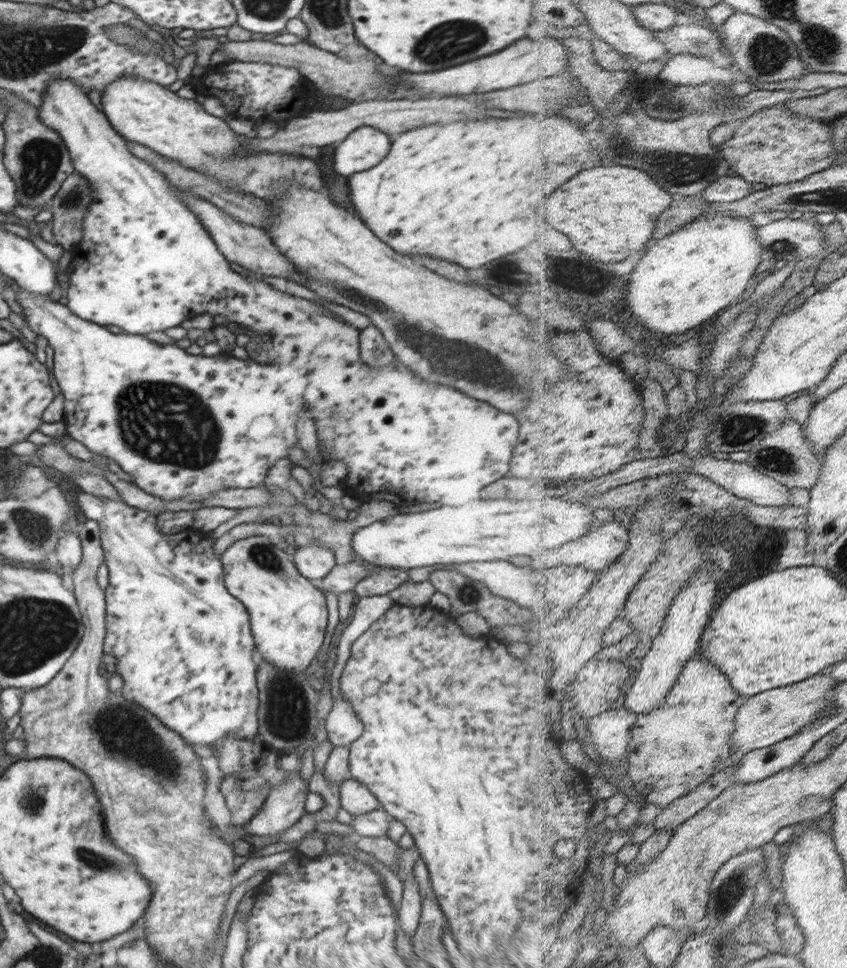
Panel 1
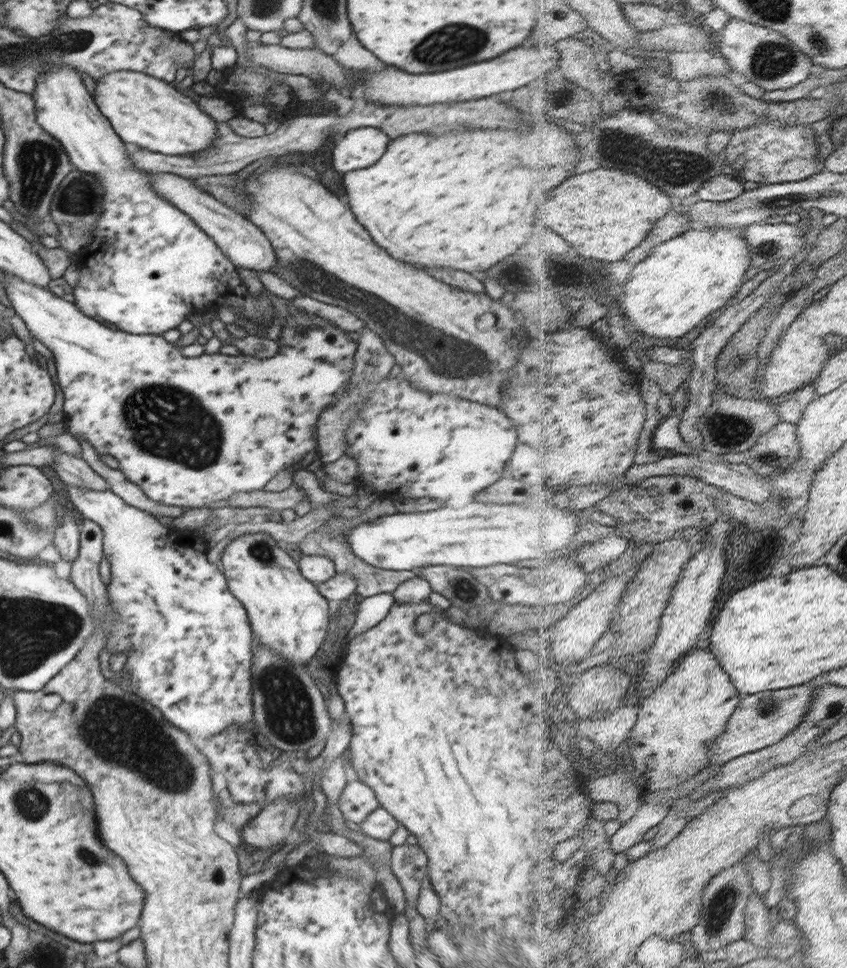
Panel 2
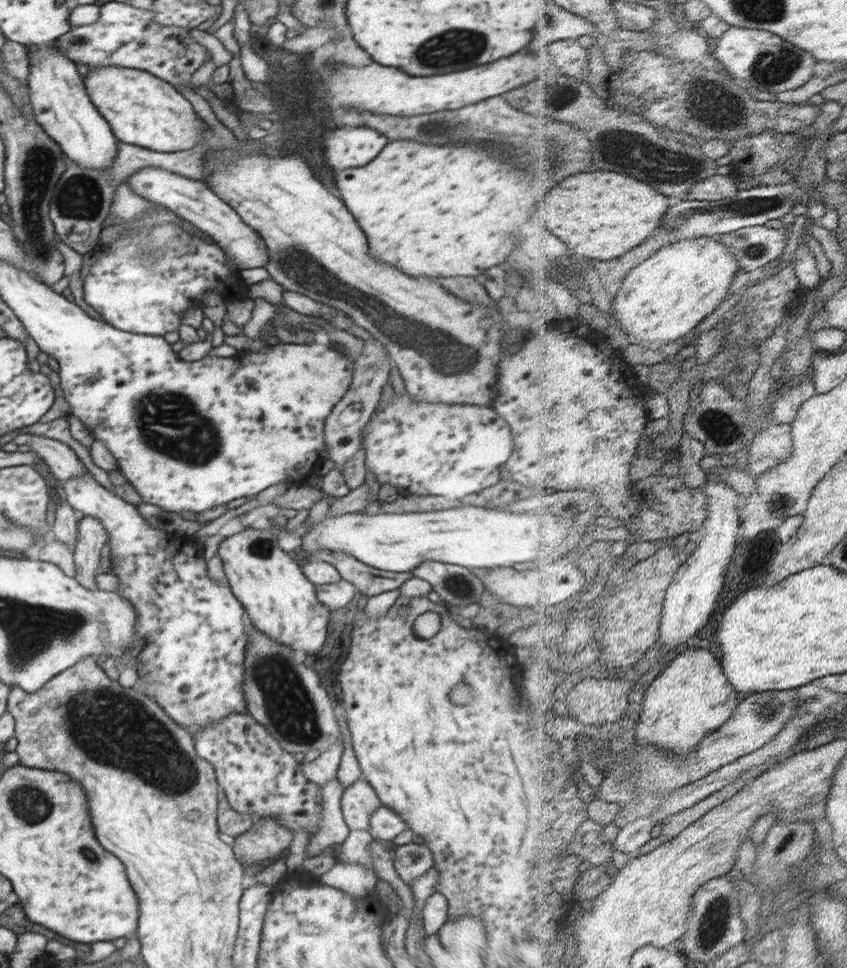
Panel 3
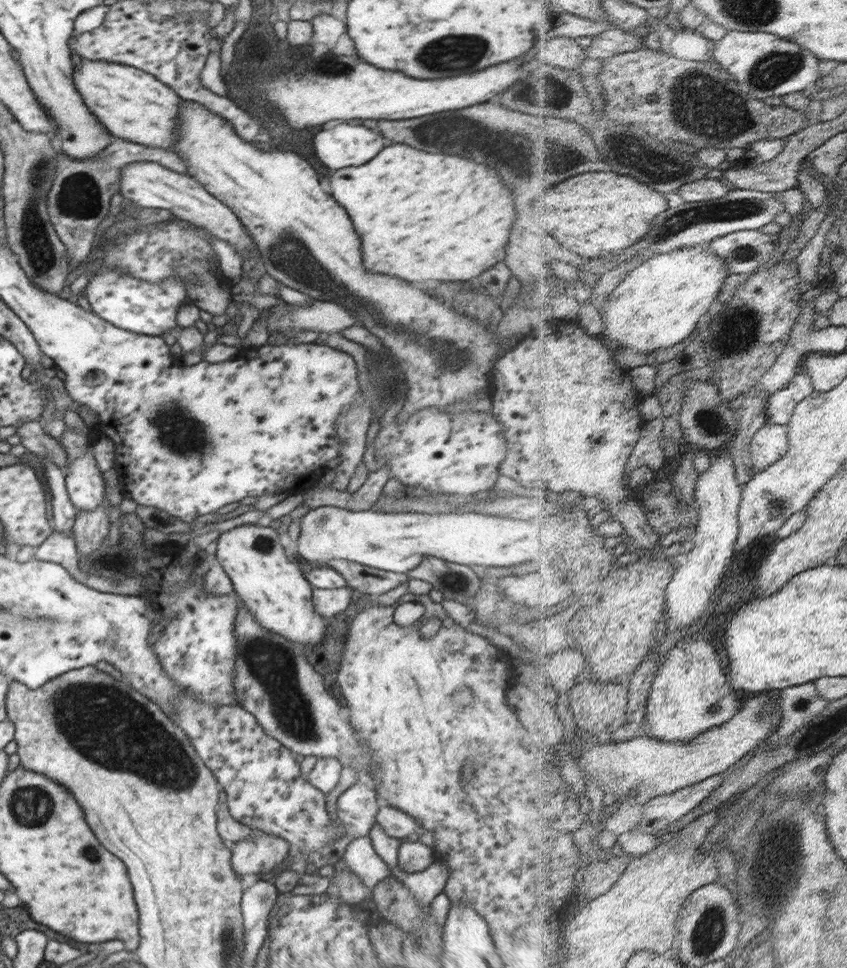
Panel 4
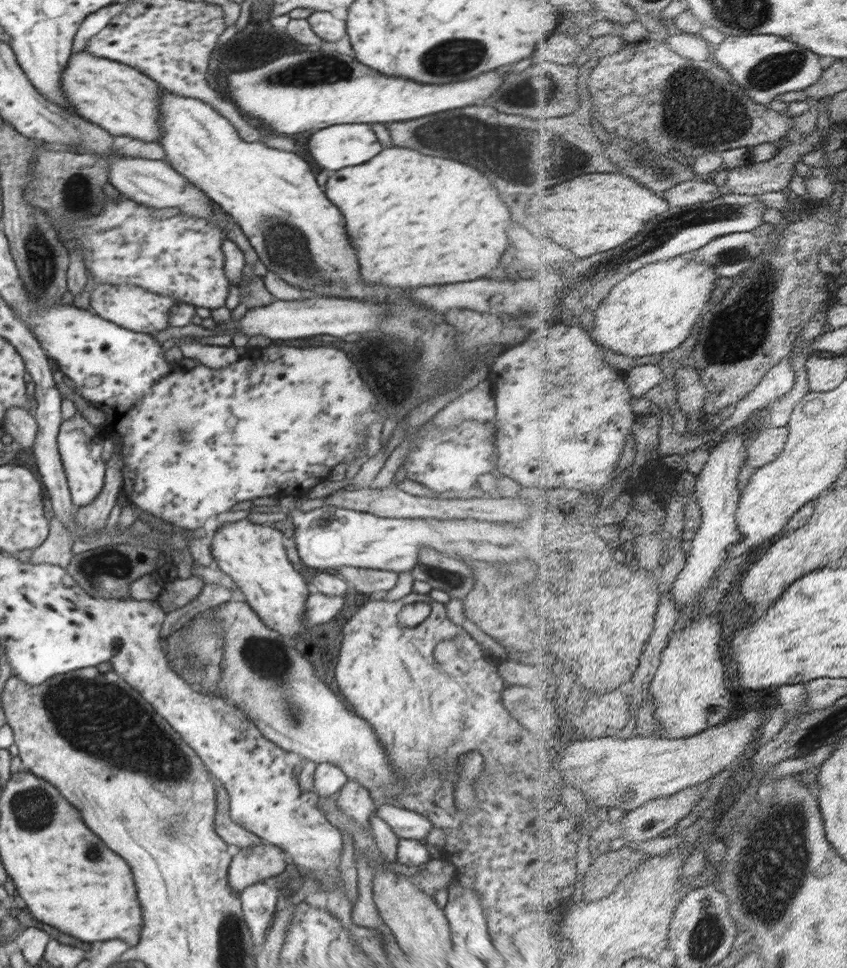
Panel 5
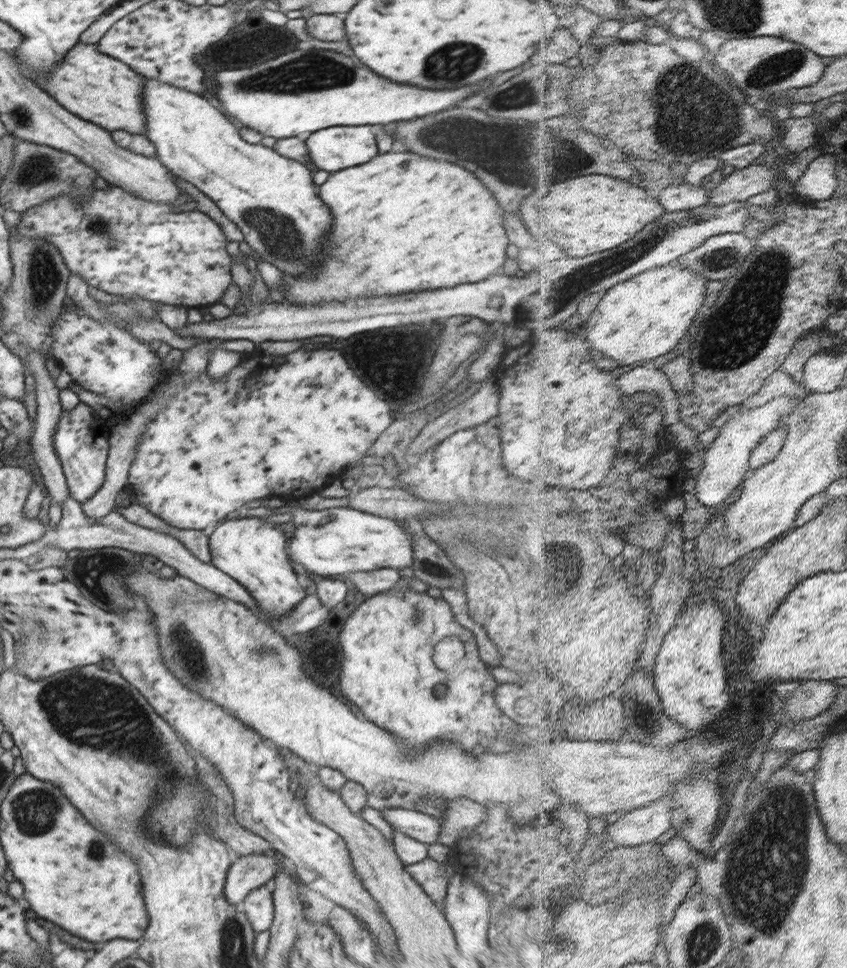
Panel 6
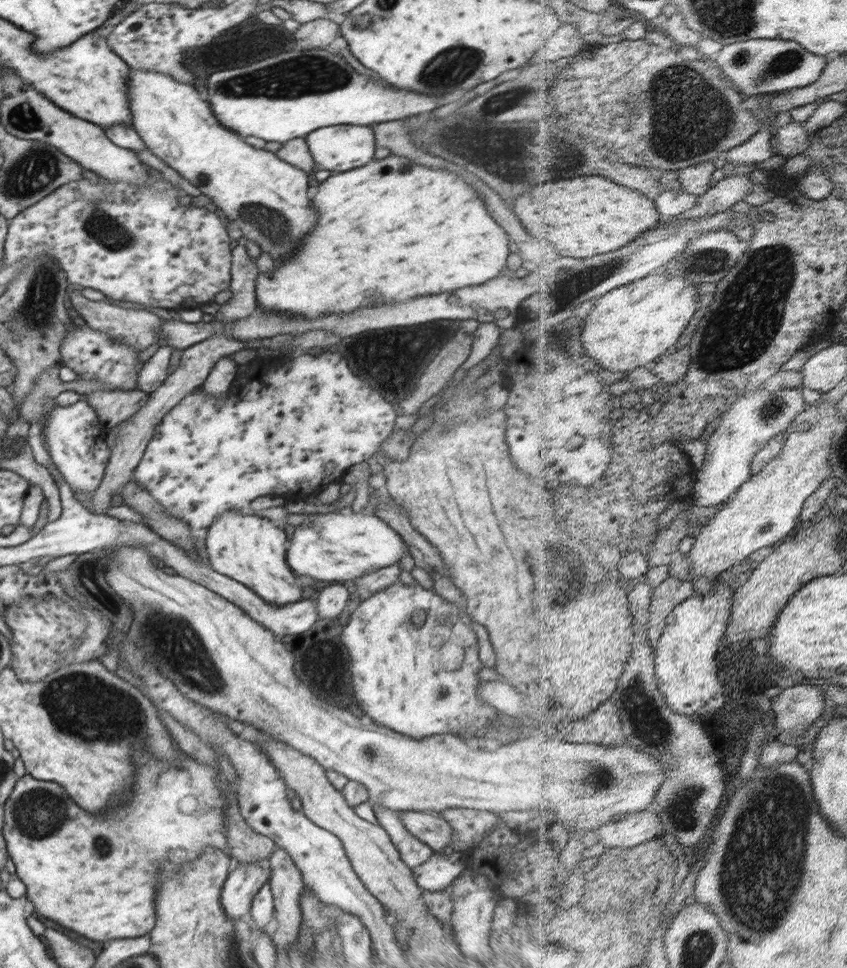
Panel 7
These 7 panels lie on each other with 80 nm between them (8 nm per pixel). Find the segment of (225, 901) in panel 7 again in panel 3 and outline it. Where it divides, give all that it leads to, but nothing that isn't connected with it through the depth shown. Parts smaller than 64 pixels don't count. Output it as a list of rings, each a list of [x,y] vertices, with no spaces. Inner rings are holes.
[[[269,816],[265,820],[255,820],[250,830],[235,837],[231,847],[241,864],[271,864],[288,850],[292,839],[293,832],[281,826],[277,818]]]

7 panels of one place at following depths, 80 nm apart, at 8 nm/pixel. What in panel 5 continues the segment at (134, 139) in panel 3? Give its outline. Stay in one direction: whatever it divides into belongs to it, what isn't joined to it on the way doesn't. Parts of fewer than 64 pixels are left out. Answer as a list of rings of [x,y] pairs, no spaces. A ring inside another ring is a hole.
[[[80,51],[72,54],[72,60],[68,61],[68,68],[62,71],[62,89],[66,95],[67,102],[79,116],[89,122],[93,122],[104,128],[111,135],[130,135],[132,138],[143,142],[158,142],[161,135],[159,125],[159,99],[164,96],[166,90],[160,88],[156,80],[152,80],[144,73],[128,66],[90,54],[88,51]]]

